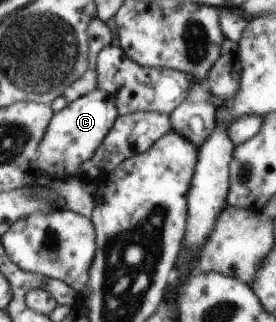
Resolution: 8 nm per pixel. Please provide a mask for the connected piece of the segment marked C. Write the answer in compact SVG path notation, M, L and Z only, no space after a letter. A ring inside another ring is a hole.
M101 89L80 97L67 108L55 113L39 149L41 171L55 177L79 175L82 165L96 155L119 117L118 97Z

